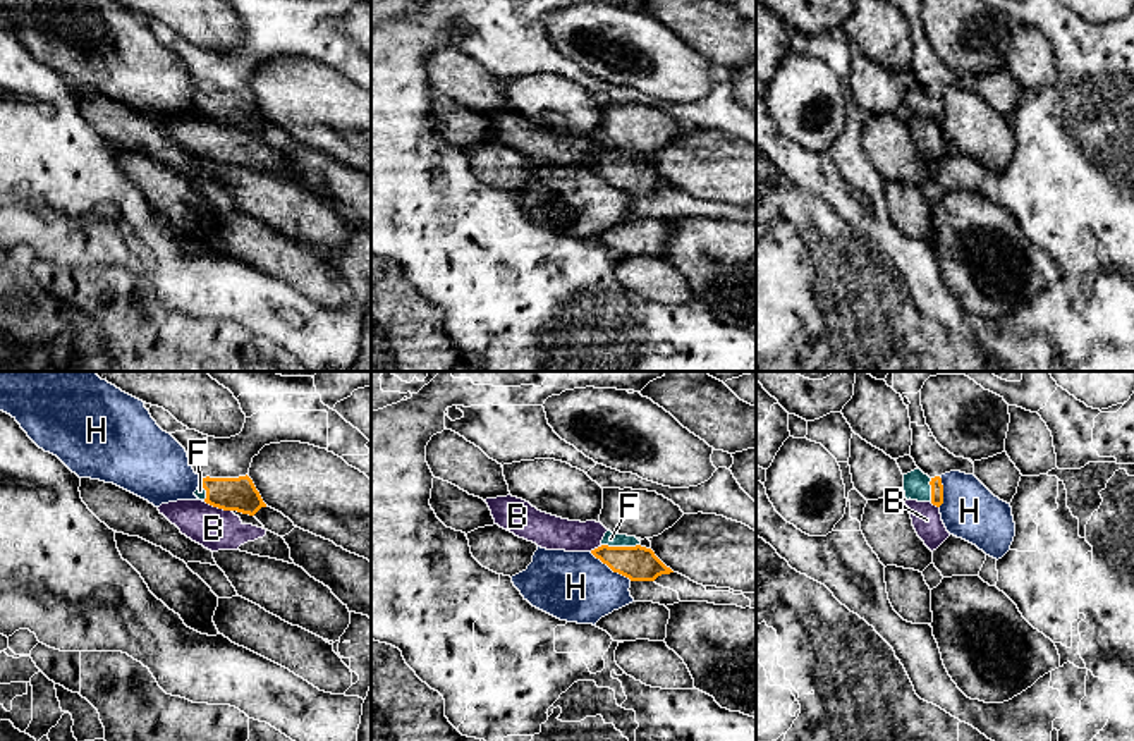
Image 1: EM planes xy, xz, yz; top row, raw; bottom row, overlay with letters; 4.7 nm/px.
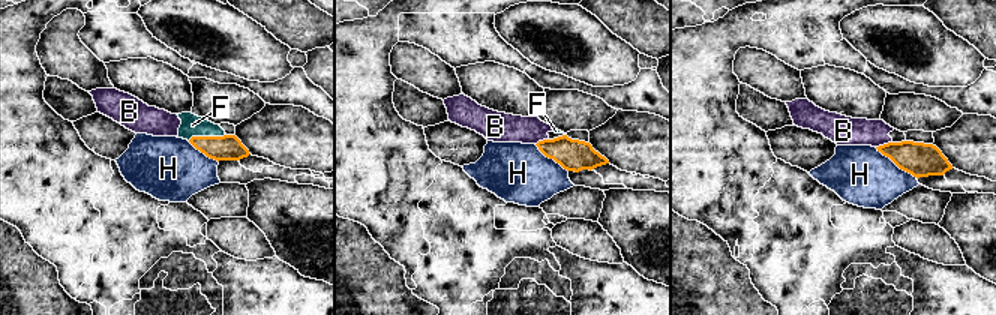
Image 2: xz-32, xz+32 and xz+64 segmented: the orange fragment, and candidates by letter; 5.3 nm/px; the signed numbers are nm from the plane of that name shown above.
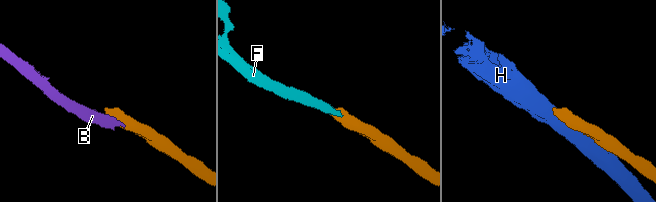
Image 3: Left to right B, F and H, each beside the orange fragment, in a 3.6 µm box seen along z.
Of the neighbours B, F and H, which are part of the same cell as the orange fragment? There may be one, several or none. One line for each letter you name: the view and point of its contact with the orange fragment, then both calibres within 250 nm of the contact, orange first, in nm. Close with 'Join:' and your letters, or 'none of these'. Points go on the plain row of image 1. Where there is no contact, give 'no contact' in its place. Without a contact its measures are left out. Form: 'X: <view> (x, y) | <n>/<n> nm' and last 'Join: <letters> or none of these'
F: xz (621, 162) | 160/70 nm
Join: F

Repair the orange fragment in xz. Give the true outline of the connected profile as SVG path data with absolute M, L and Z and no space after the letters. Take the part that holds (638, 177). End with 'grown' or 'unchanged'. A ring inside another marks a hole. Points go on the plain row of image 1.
M605 148L601 160L591 168L631 196L655 196L662 189L674 187L651 163L641 162L636 151Z; grown

